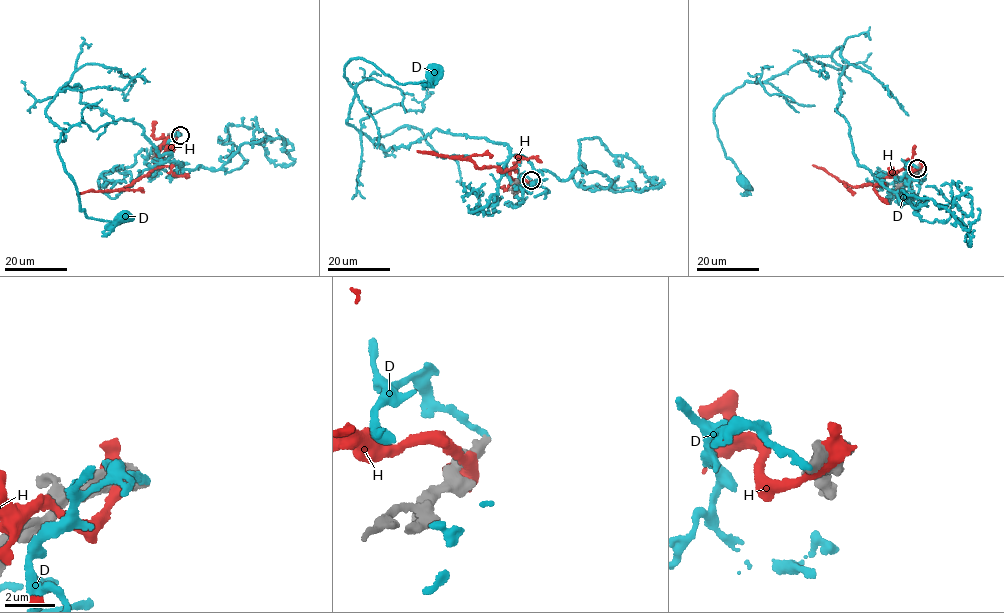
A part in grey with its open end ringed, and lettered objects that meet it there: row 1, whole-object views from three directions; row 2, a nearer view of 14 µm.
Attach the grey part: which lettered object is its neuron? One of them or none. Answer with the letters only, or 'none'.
none

